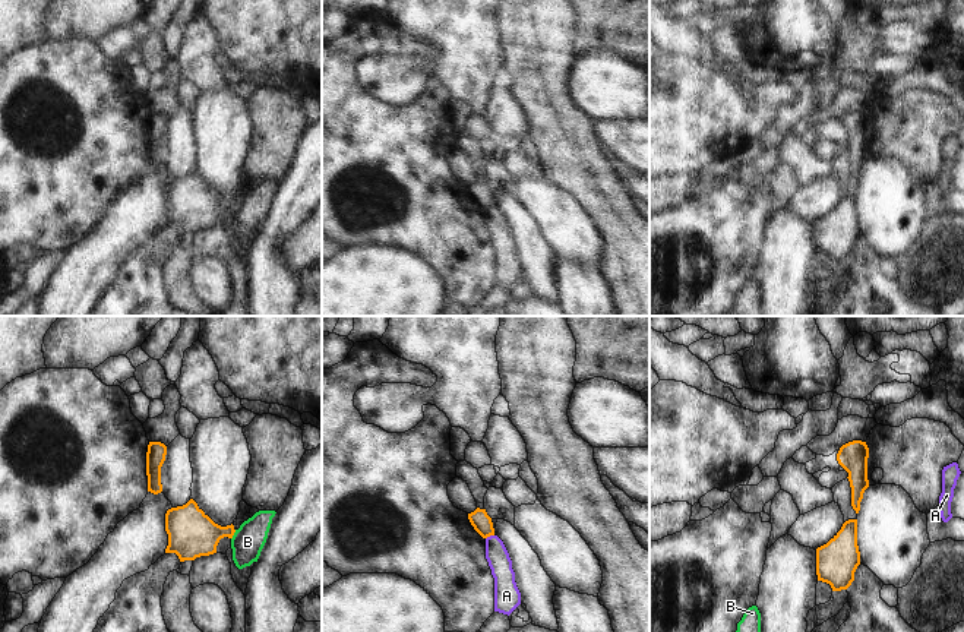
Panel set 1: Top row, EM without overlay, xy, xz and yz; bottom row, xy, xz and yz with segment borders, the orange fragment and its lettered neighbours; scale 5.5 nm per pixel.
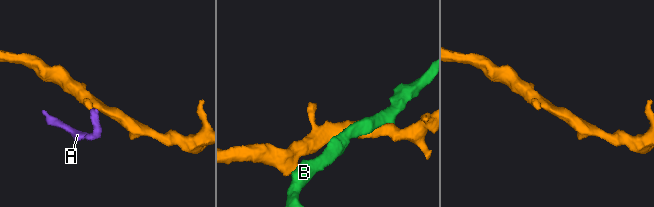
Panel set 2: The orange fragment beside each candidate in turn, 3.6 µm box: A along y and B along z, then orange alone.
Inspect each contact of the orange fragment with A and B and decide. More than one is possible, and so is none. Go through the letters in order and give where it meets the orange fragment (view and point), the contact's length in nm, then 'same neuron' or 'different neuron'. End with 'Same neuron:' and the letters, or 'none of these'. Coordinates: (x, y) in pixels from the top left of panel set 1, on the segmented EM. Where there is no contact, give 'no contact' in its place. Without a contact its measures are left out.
A: meets orange in xz at (489, 536); contact 50 nm long; different neuron
B: meets orange in xy at (233, 534); contact 60 nm long; different neuron
Same neuron: none of these

